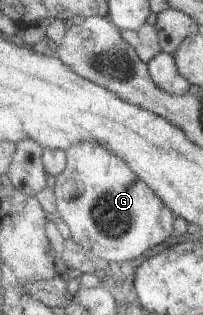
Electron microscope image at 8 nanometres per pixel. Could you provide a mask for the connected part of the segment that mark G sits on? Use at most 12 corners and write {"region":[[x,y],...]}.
{"region":[[79,142],[56,176],[71,239],[113,267],[174,233],[121,157]]}

